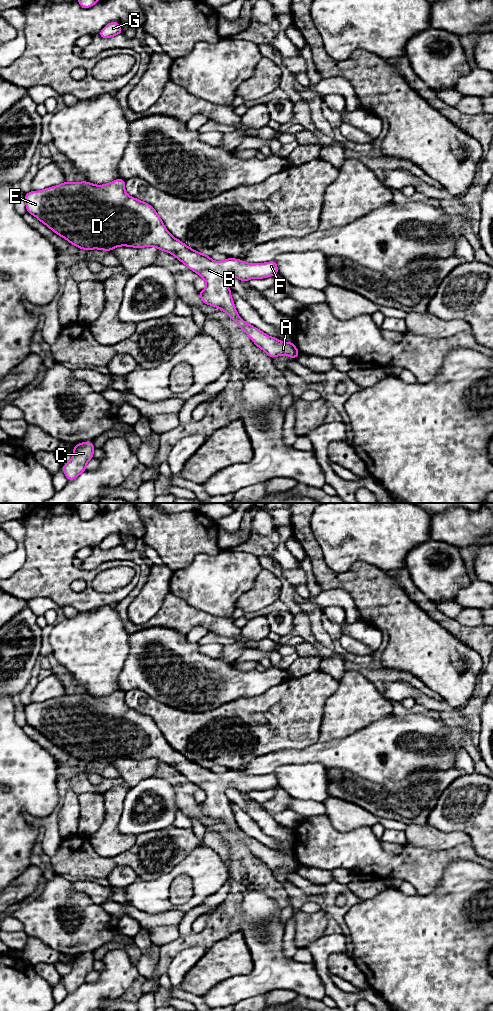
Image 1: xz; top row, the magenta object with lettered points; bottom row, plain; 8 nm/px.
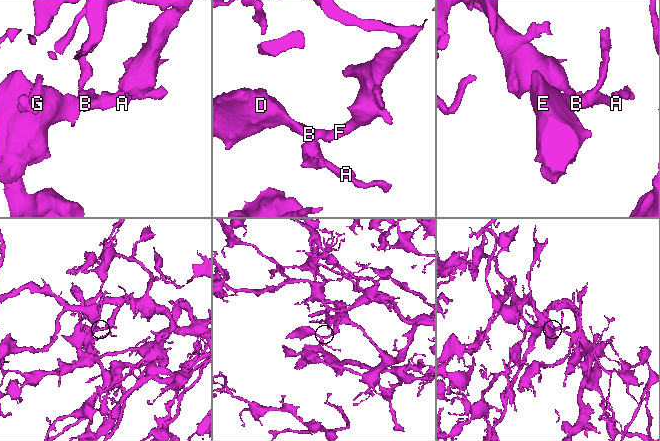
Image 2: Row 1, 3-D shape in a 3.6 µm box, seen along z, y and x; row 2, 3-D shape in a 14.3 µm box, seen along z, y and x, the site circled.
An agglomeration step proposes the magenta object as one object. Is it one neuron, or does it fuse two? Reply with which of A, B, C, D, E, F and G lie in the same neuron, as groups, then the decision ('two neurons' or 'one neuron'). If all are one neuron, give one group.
groups A B C D E F G; one neuron

